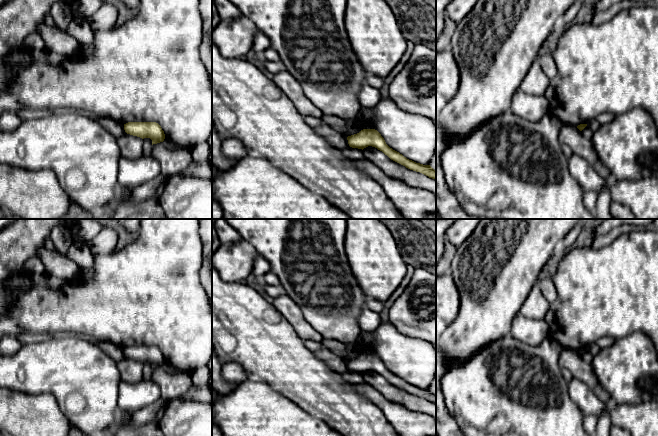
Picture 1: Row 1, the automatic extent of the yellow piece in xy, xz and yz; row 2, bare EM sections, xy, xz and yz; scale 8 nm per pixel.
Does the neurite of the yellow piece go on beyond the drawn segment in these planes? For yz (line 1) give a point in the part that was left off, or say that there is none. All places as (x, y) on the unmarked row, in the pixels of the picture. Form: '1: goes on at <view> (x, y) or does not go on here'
1: does not go on here

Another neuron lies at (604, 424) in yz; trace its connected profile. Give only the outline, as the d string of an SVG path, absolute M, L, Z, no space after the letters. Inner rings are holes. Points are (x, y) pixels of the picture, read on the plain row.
M606 411L598 417L597 429L592 436L610 436L611 426L610 412Z

